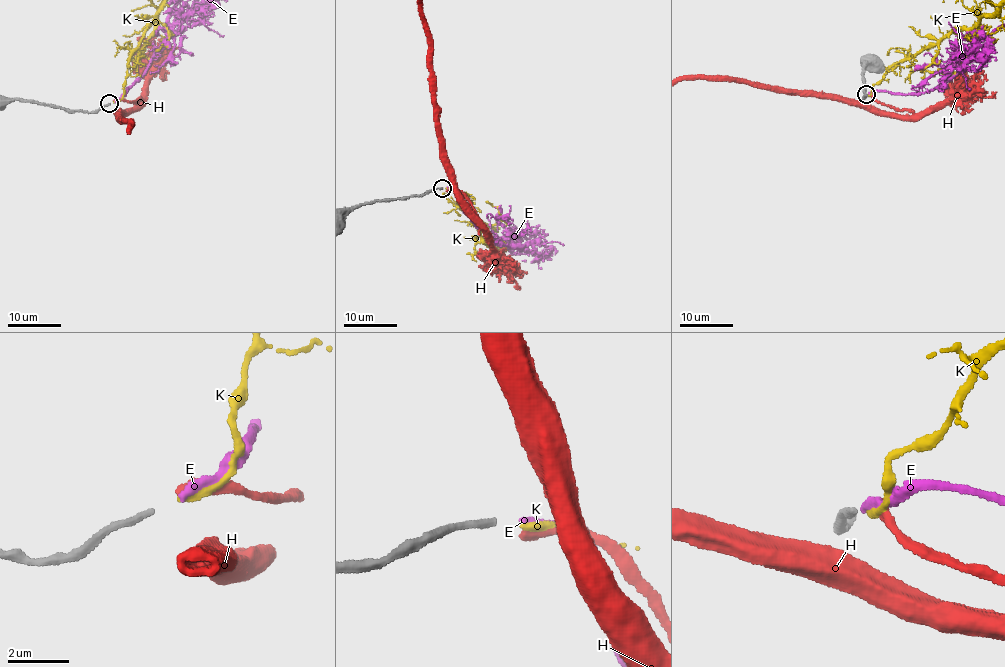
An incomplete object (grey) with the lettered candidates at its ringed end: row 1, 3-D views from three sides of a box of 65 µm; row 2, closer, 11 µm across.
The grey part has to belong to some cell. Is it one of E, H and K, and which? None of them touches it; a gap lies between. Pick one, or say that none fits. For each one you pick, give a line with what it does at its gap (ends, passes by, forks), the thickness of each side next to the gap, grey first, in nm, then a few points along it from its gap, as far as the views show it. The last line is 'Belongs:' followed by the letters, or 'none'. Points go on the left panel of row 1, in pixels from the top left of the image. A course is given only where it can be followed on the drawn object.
E: it ends there; 220 nm thick on the grey side, 260 nm on the other
Belongs: E

